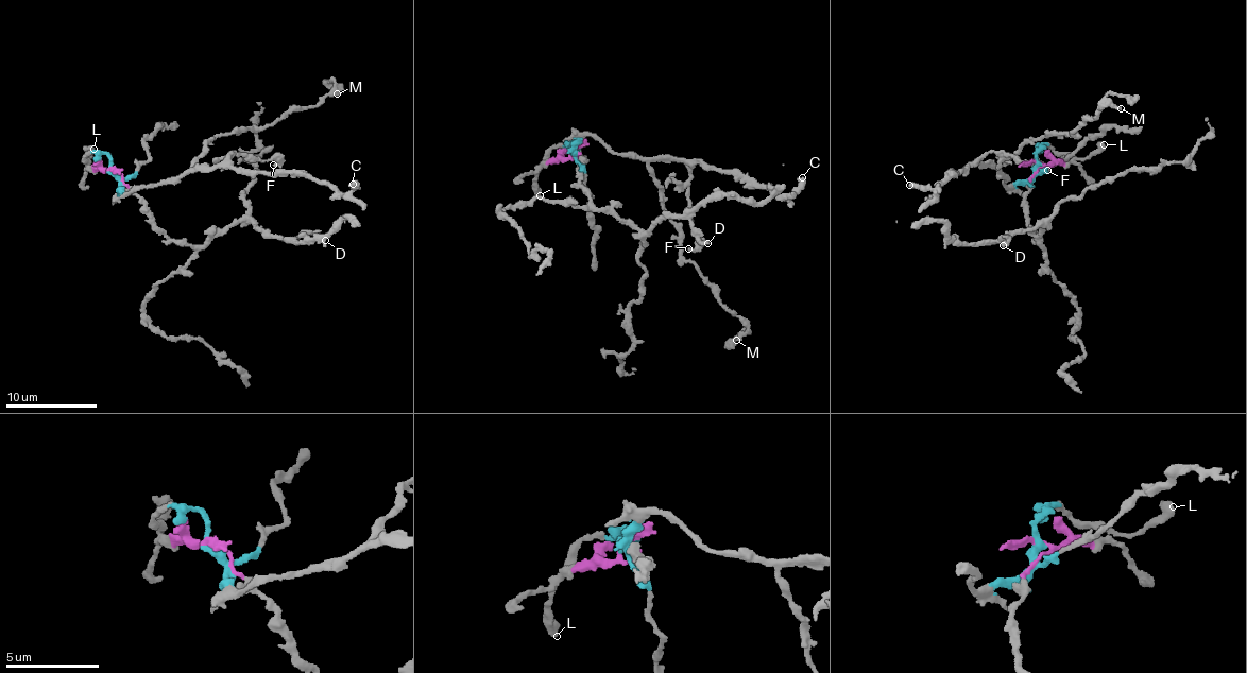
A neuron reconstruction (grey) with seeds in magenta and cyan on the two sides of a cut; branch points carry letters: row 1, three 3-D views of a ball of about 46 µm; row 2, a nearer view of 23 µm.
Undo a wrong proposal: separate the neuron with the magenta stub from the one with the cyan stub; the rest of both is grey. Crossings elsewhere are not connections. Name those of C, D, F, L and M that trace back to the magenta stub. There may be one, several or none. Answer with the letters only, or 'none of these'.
D

